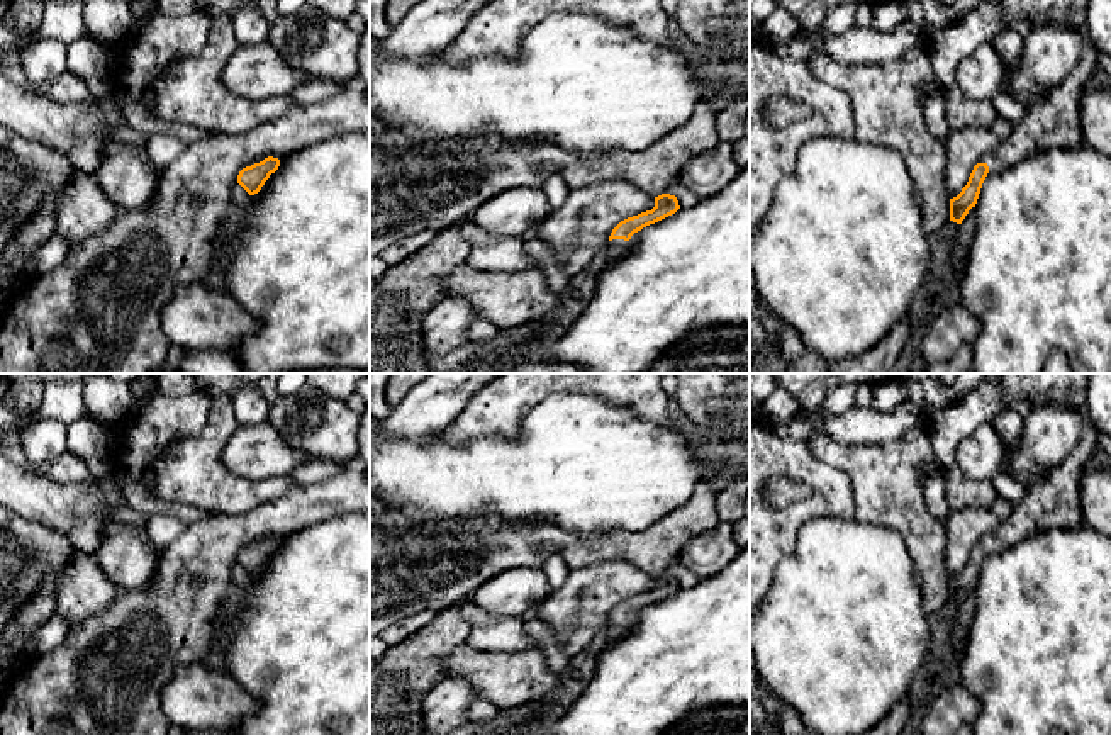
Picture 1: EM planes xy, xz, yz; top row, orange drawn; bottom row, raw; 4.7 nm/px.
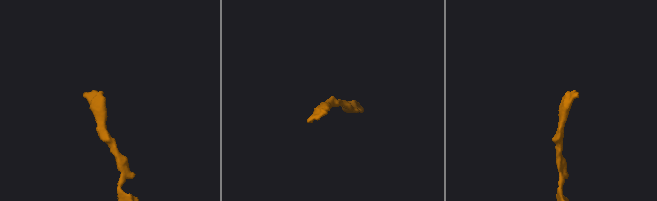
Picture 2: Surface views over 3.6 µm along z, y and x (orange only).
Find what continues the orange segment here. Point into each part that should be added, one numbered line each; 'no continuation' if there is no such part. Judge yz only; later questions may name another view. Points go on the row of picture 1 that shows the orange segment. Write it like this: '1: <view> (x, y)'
1: yz (1055, 123)

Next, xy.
no continuation

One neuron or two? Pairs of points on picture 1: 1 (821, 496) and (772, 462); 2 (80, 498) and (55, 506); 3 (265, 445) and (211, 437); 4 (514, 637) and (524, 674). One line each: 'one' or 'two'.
1: one
2: one
3: two
4: two

